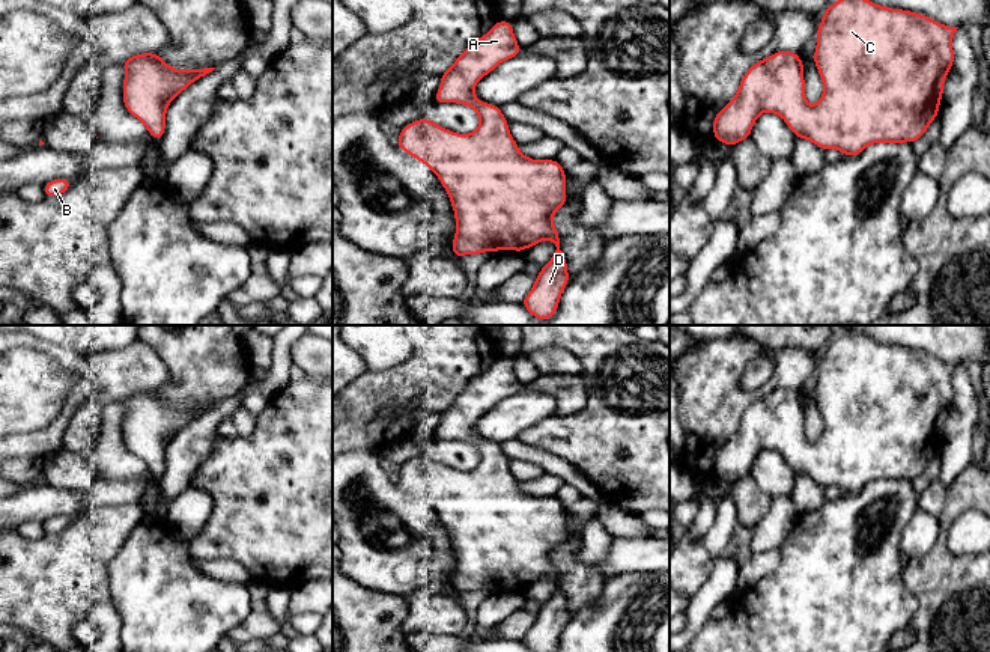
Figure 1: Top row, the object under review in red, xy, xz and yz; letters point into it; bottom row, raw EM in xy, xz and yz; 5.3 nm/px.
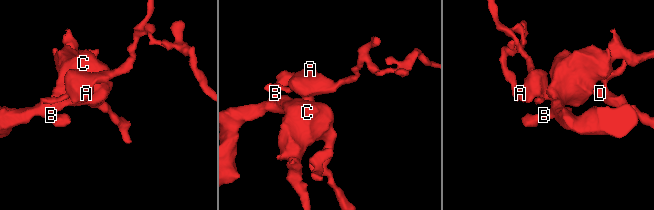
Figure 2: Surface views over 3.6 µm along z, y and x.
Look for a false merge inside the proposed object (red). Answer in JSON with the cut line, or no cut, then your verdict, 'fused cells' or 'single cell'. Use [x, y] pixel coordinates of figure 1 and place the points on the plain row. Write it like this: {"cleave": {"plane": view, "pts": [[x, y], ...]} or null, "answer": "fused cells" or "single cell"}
{"cleave": null, "answer": "single cell"}

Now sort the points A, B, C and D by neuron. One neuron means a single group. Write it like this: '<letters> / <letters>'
A B C D

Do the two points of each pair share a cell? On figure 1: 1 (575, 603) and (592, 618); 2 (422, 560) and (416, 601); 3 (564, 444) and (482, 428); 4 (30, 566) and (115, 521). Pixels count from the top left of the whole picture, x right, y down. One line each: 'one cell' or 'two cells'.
1: two cells
2: two cells
3: two cells
4: one cell

